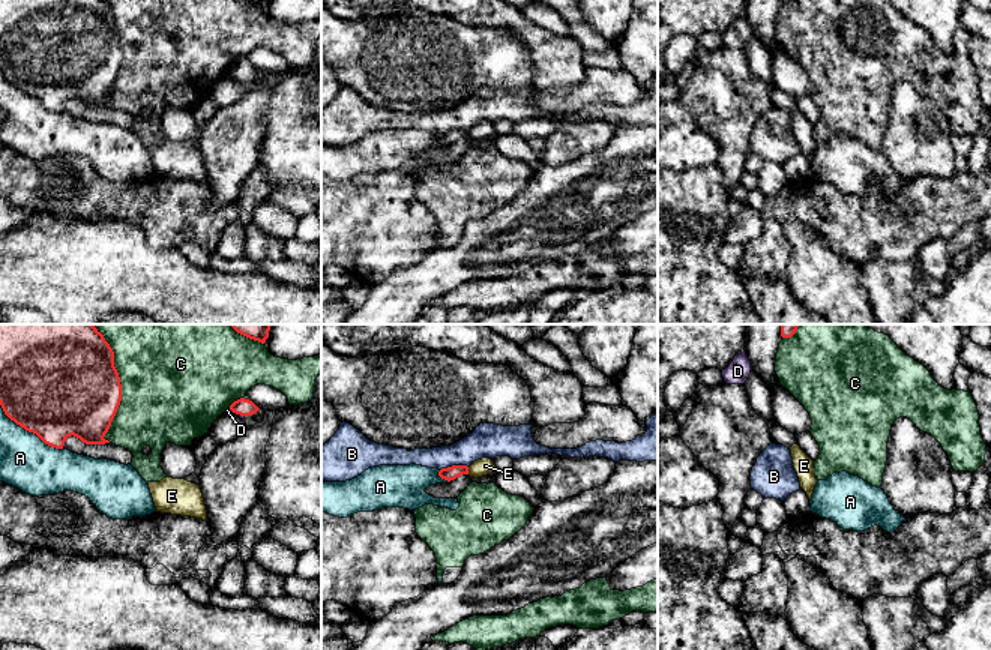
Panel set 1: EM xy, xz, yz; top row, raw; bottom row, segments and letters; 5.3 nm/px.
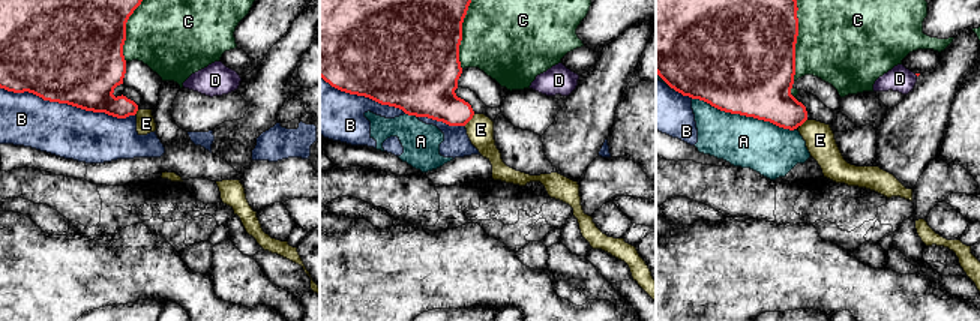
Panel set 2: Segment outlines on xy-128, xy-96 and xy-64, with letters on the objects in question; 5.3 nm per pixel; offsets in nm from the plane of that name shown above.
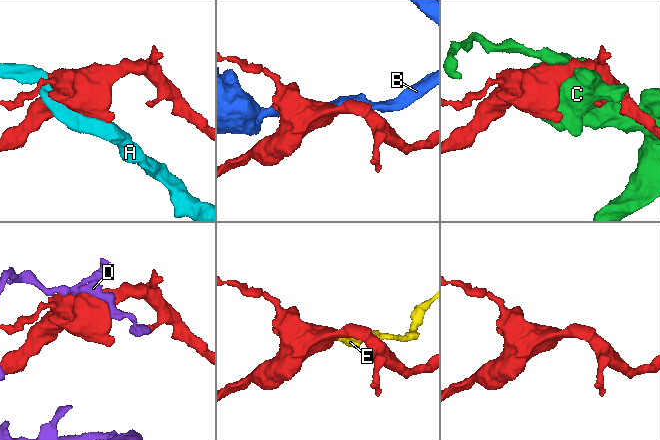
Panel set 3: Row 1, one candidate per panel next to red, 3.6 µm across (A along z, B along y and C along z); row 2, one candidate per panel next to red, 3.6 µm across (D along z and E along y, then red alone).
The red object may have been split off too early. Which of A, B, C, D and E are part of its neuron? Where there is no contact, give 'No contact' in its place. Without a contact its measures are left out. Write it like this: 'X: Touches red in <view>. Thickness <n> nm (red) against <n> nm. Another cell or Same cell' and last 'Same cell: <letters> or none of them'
A: Touches red in xy. Thickness 500 nm (red) against 280 nm. Another cell
B: Touches red in xz. Thickness 70 nm (red) against 190 nm. Another cell
C: Touches red in xy. Thickness 500 nm (red) against 500 nm. Another cell
D: Touches red in xy. Thickness 90 nm (red) against 20 nm. Another cell
E: Touches red in xz. Thickness 70 nm (red) against 90 nm. Another cell
Same cell: none of them

